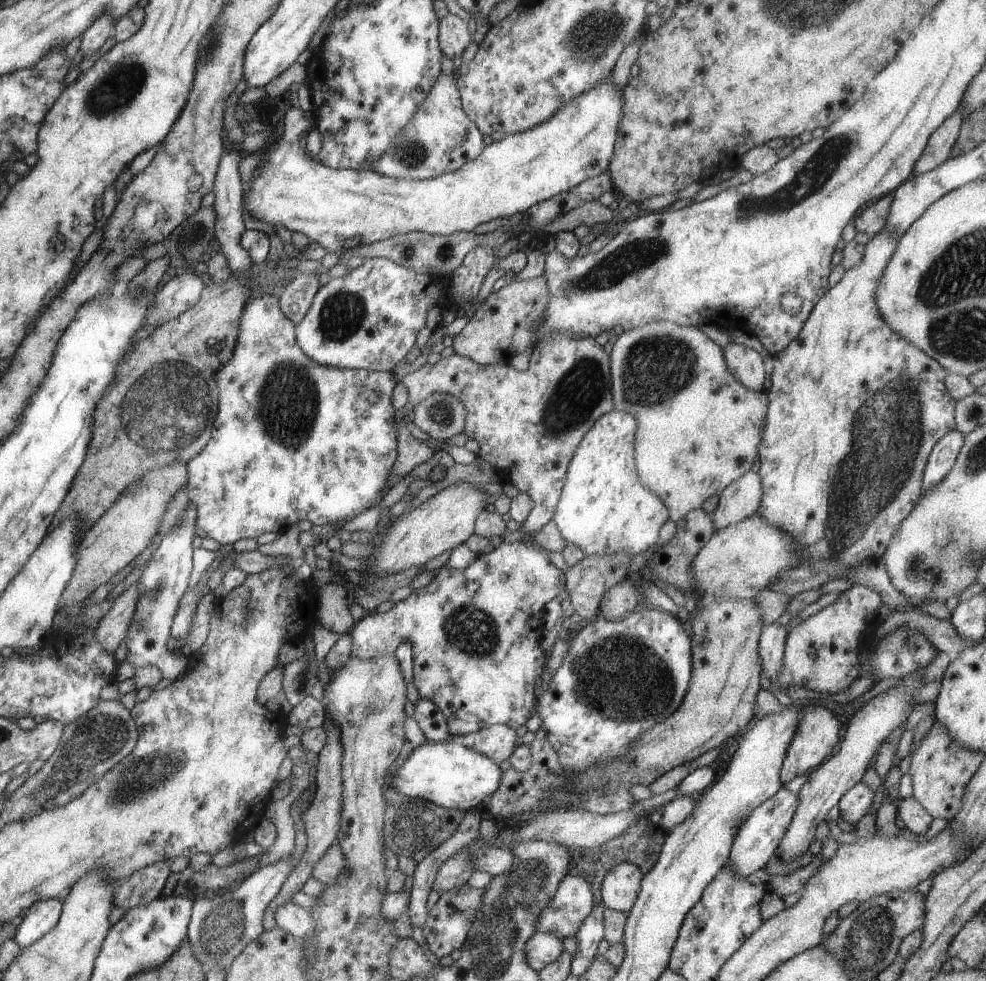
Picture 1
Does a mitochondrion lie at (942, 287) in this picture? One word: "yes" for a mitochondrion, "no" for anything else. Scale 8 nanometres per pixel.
yes

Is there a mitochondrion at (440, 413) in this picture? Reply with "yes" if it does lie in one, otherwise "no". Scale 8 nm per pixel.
yes

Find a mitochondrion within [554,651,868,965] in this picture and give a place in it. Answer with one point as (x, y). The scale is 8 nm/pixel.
(650, 849)

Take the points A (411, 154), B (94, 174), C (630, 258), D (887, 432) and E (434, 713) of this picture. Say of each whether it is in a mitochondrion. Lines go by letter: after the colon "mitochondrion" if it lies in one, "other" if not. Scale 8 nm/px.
A: mitochondrion
B: other
C: mitochondrion
D: mitochondrion
E: other

